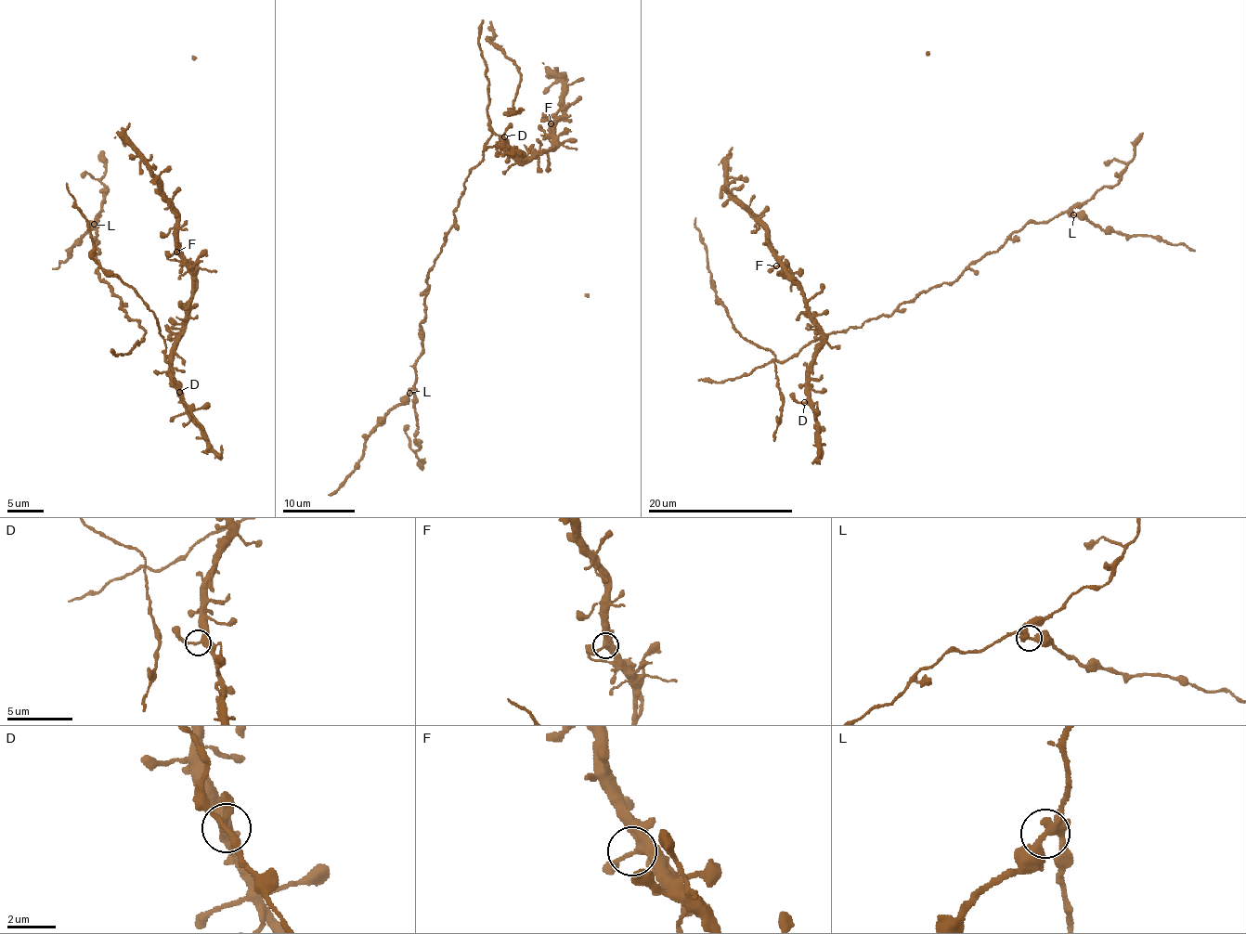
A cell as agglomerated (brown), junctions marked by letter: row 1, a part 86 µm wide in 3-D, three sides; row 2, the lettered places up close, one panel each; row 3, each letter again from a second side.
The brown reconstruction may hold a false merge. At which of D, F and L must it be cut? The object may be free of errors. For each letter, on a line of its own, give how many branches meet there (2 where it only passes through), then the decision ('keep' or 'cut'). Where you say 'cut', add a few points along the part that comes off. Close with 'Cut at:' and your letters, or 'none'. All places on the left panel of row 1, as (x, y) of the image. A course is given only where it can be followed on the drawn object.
D: 3 branches meet; keep
F: 3 branches meet; keep
L: 3 branches meet; cut; foreign part runs (94, 225), (71, 249), (72, 253), (53, 268)
Cut at: L

